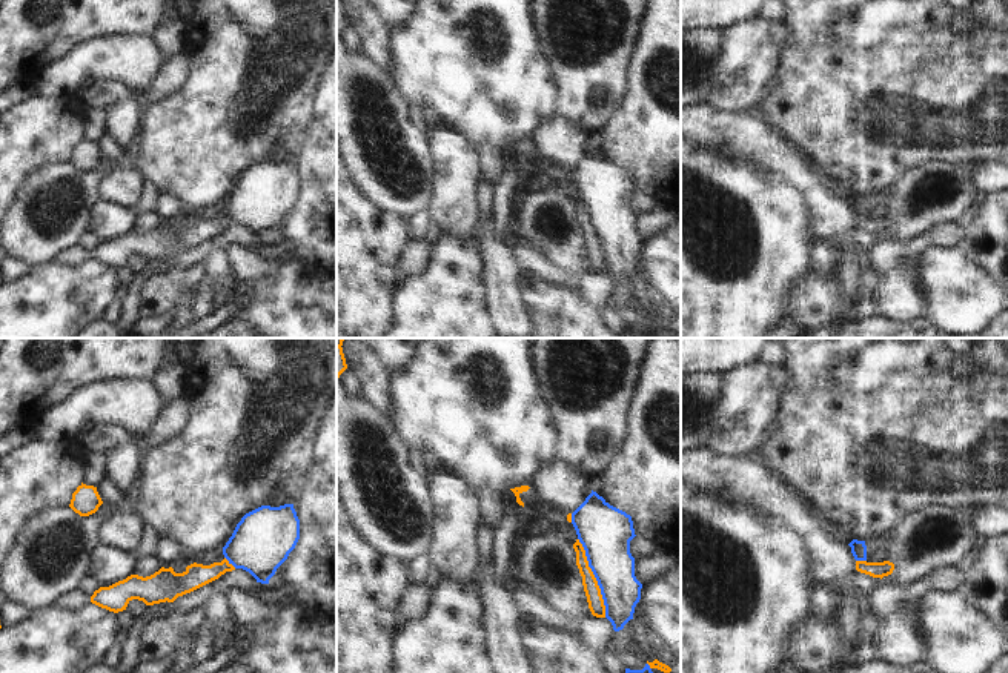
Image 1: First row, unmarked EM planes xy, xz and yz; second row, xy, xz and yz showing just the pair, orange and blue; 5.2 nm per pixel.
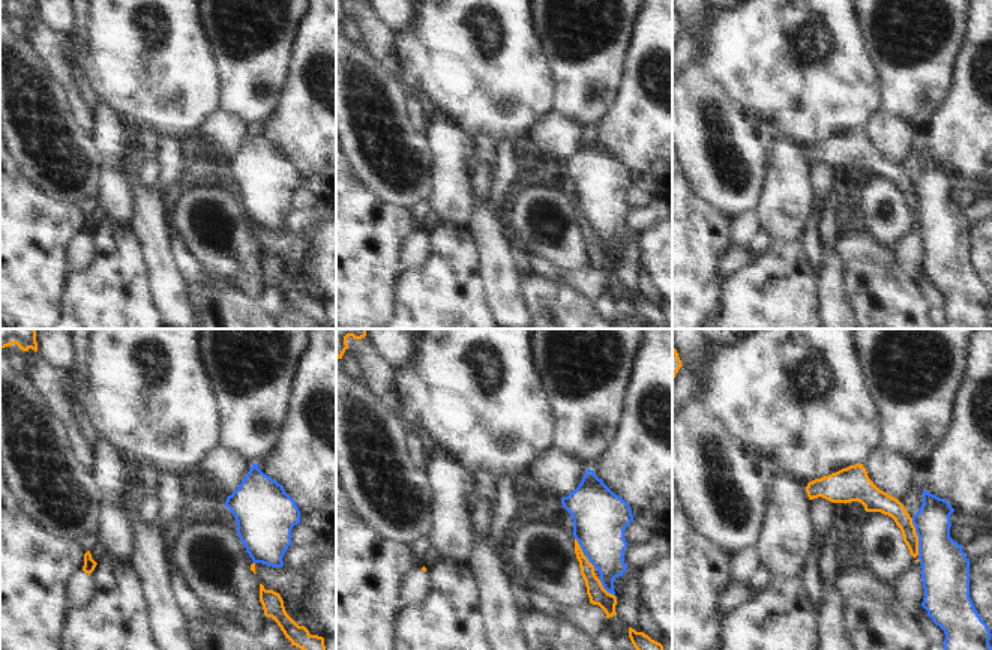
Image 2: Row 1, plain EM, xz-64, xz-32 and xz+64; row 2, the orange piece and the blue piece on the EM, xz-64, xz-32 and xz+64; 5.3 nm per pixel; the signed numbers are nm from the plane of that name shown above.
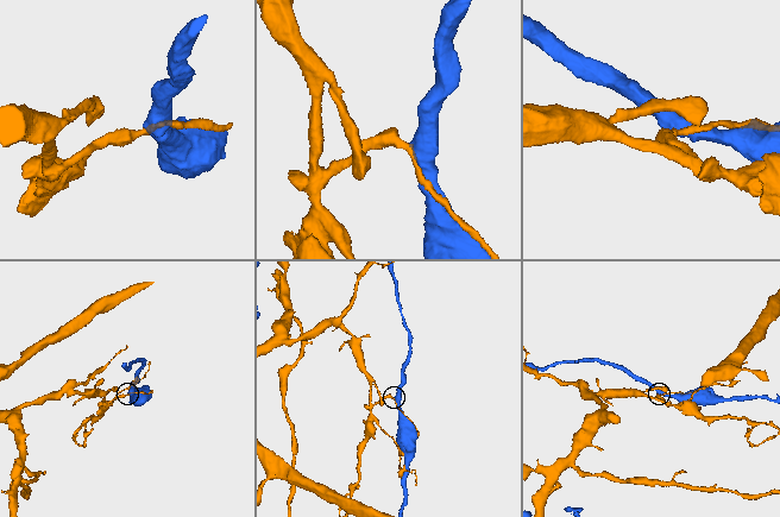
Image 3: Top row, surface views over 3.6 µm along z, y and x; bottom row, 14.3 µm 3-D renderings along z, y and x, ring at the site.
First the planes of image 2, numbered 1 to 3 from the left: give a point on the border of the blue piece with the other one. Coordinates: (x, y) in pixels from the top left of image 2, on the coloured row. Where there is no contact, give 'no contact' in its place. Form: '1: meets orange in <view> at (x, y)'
1: no contact
2: meets orange in xz-32 at (583, 553)
3: meets orange in xz+64 at (917, 536)

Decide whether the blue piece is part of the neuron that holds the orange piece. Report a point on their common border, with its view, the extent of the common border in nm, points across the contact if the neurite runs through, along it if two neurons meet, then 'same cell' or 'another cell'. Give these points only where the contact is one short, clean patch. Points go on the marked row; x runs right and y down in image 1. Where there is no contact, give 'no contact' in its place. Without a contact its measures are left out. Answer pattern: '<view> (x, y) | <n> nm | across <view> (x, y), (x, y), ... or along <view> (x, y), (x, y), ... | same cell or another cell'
xz (595, 578) | 440 nm | another cell

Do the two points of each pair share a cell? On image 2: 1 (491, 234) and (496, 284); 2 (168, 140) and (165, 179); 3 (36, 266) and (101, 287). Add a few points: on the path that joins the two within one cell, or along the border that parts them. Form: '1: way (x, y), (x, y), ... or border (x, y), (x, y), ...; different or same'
1: way (491, 246), (496, 272); same
2: way (168, 149), (168, 170); same
3: border (71, 272), (65, 281), (62, 308), (59, 311); different

